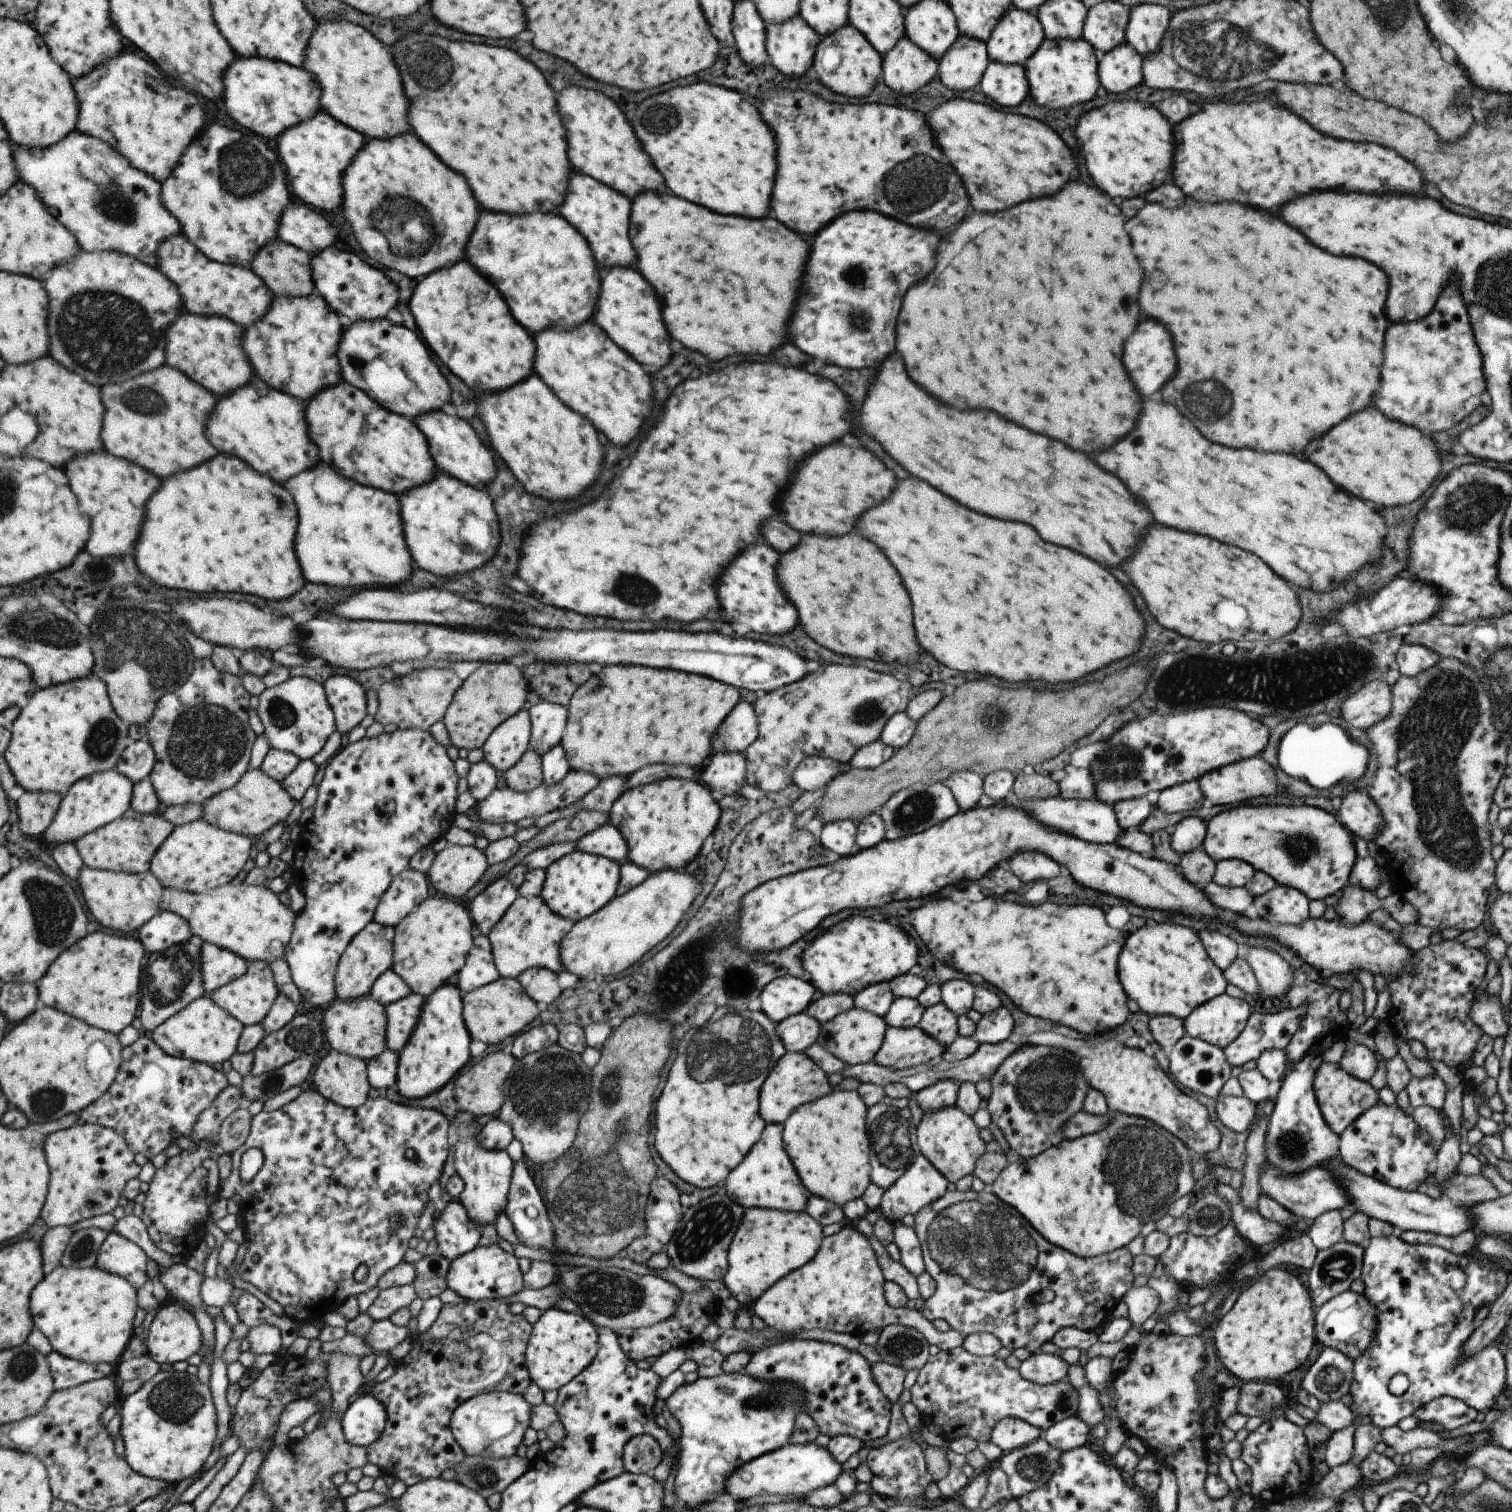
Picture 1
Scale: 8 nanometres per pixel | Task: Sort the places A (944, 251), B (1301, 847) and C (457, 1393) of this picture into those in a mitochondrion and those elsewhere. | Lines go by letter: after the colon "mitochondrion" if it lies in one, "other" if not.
A: other
B: mitochondrion
C: other

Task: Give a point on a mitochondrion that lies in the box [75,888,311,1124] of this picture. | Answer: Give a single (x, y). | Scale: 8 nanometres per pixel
(172, 976)

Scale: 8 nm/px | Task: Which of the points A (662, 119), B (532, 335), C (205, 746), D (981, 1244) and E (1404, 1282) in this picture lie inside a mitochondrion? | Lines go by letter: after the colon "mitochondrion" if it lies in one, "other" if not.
A: mitochondrion
B: other
C: mitochondrion
D: mitochondrion
E: other

